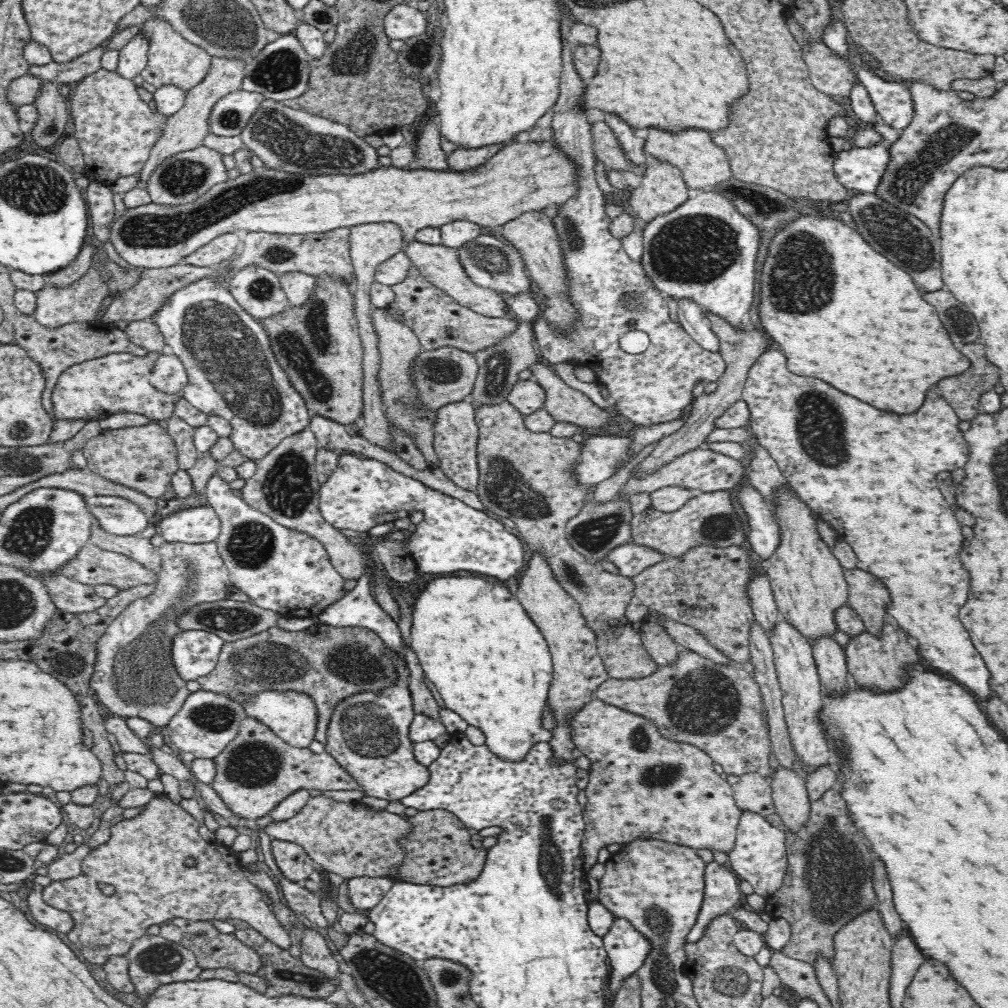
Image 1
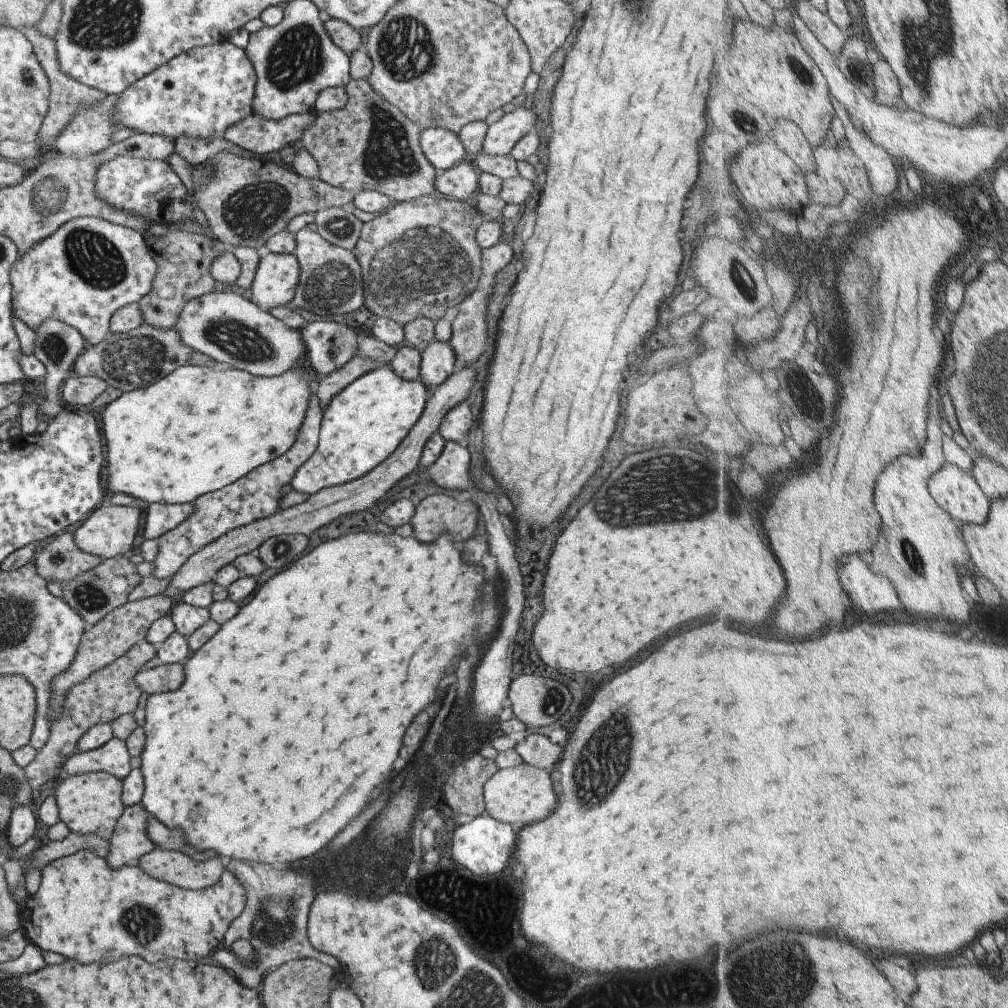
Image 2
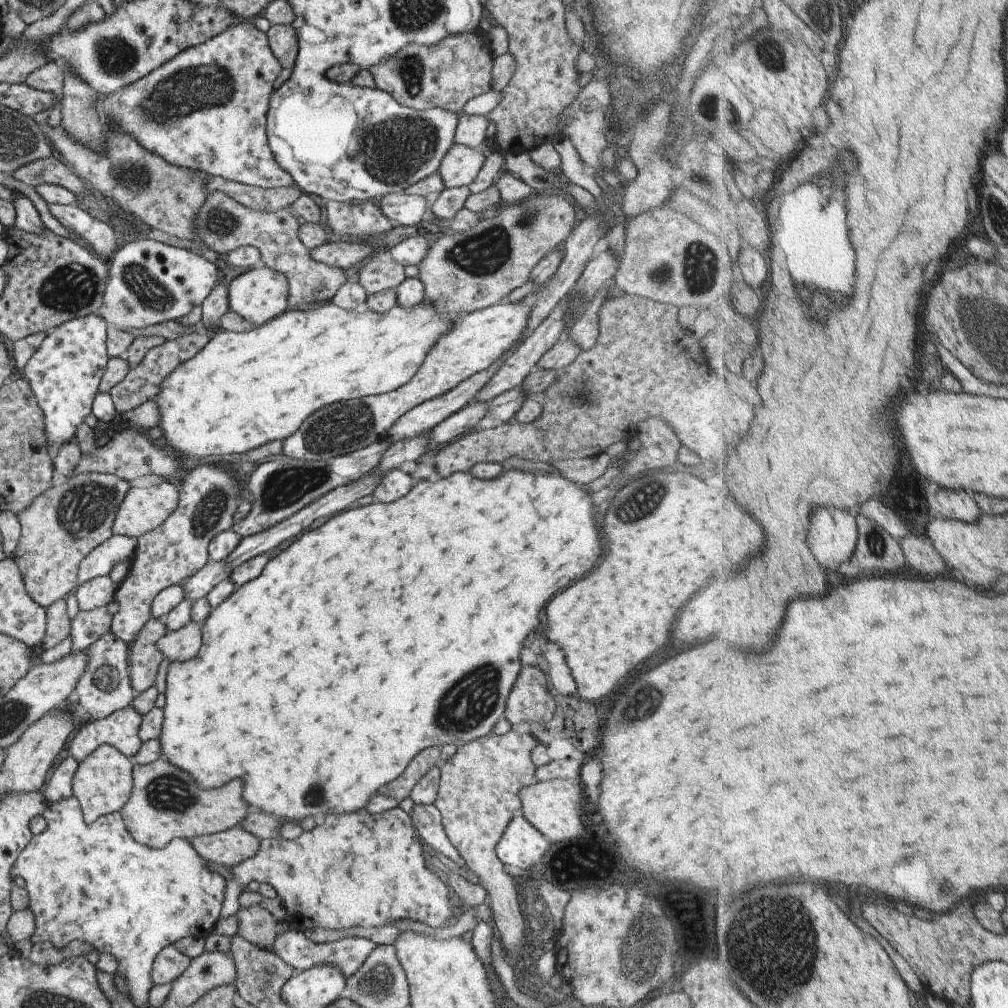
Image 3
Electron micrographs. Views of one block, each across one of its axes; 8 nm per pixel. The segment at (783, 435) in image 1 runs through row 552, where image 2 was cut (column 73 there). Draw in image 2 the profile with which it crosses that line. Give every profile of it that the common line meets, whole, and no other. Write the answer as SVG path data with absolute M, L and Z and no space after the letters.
M92 849L79 850L70 856L51 860L41 870L37 892L26 898L21 906L21 929L28 943L38 946L41 951L57 952L81 964L115 962L121 956L131 954L141 956L145 962L165 958L205 961L213 948L223 944L223 934L243 911L245 900L243 884L239 884L237 876L226 868L216 884L191 892L145 876L143 868L135 862L115 869L105 864L105 860Z

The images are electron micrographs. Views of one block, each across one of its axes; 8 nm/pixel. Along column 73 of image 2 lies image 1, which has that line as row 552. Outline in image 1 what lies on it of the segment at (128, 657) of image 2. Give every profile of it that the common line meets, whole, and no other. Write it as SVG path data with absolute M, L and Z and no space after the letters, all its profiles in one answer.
M702 544L694 546L679 558L666 559L653 567L642 570L638 576L630 577L634 583L634 601L646 606L654 614L678 621L697 630L718 652L721 652L732 664L742 665L749 656L749 630L754 614L747 595L747 586L752 576L750 560L759 560L756 553L744 550L740 546L714 547Z

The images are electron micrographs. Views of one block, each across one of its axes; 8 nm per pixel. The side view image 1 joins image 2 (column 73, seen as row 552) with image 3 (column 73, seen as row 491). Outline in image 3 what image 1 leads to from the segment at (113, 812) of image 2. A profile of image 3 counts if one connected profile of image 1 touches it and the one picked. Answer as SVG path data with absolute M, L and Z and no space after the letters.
M109 745L98 746L78 764L73 774L71 788L72 795L79 803L85 824L93 824L93 820L99 819L100 816L107 816L107 814L121 810L131 794L132 768L130 757L123 756L121 752L117 752Z

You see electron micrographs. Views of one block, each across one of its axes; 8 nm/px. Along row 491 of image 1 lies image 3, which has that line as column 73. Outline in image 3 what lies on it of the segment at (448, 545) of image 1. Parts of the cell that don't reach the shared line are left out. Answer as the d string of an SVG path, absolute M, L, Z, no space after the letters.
M96 313L65 321L45 333L23 368L23 376L43 413L43 436L47 452L52 455L61 444L75 440L77 425L91 412L91 402L108 359L106 327Z

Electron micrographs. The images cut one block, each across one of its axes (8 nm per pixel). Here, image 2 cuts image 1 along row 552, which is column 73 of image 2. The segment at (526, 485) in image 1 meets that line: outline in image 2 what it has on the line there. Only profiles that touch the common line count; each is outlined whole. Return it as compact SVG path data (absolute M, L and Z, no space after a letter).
M65 529L55 535L35 558L35 572L46 580L67 582L69 578L80 576L102 562L99 556L82 552L73 543L73 532Z

